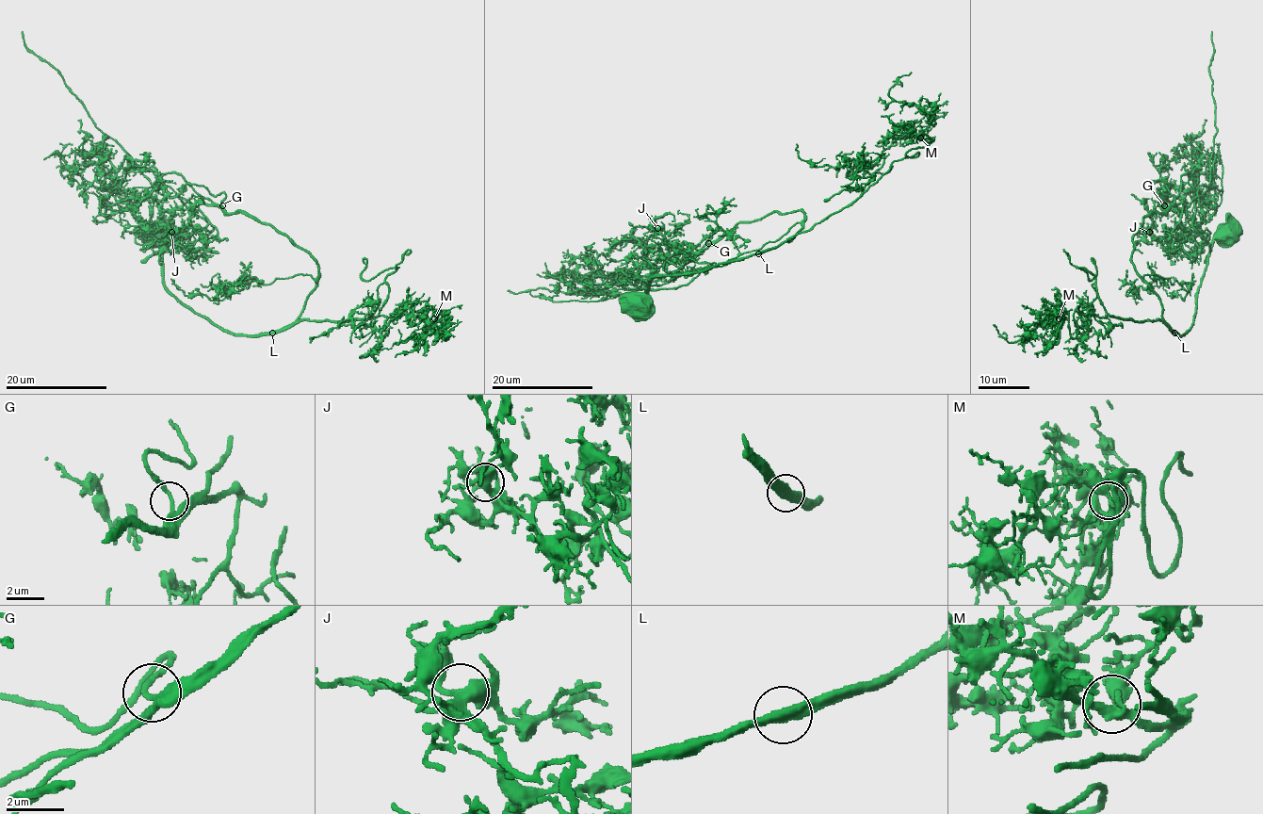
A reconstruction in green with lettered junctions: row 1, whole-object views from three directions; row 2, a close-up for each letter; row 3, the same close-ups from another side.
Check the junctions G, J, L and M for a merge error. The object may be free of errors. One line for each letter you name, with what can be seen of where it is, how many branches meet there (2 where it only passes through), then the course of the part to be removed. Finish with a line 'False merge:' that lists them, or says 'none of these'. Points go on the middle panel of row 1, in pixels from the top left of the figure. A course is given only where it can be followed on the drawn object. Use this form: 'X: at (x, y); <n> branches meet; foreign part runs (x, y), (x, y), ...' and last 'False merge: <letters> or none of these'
False merge: none of these

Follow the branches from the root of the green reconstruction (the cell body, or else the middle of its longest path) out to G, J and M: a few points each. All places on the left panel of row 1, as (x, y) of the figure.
G: (153, 236), (168, 250), (188, 247), (202, 239), (212, 227), (182, 201), (196, 205), (222, 205)
J: (153, 236), (168, 250), (182, 250), (211, 231), (183, 199), (198, 205), (218, 231), (212, 237), (171, 232)
M: (153, 236), (164, 285), (234, 333), (429, 305), (422, 337), (445, 312), (434, 318)

